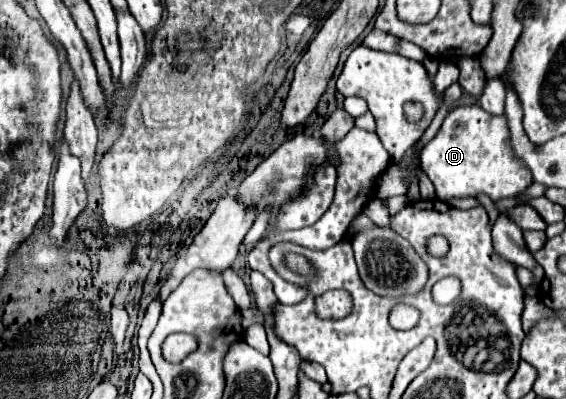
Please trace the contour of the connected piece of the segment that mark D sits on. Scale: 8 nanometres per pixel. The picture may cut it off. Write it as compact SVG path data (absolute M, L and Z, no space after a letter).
M480 105L454 107L436 137L424 145L420 165L434 183L436 198L446 202L455 197L474 197L478 193L486 193L495 202L520 195L524 187L532 183L530 171L510 149L506 119L486 113Z

